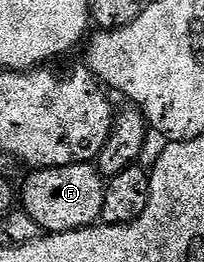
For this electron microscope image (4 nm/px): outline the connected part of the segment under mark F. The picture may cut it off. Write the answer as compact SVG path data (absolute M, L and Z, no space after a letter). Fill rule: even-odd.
M93 163L43 168L31 171L29 175L22 184L22 192L20 188L20 208L43 233L79 232L101 221L106 189L103 177L99 176Z

